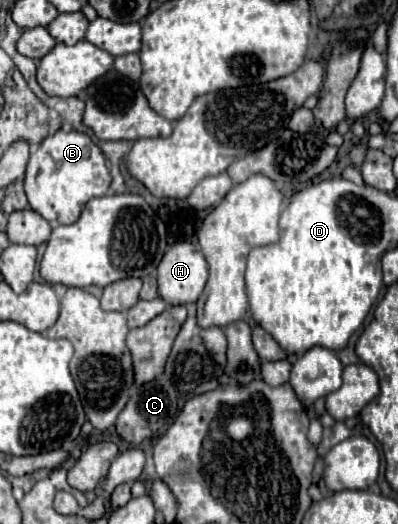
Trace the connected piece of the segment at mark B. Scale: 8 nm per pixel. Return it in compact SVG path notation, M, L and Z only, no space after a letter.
M58 130L54 136L48 136L44 142L40 142L38 148L30 154L24 190L32 210L36 210L48 222L76 222L86 202L90 198L104 196L108 188L110 172L106 166L106 156L84 132Z

